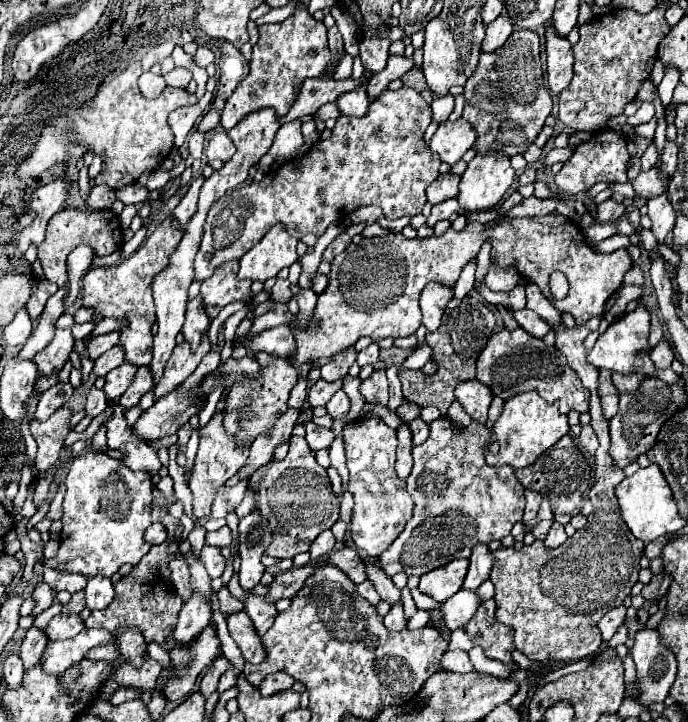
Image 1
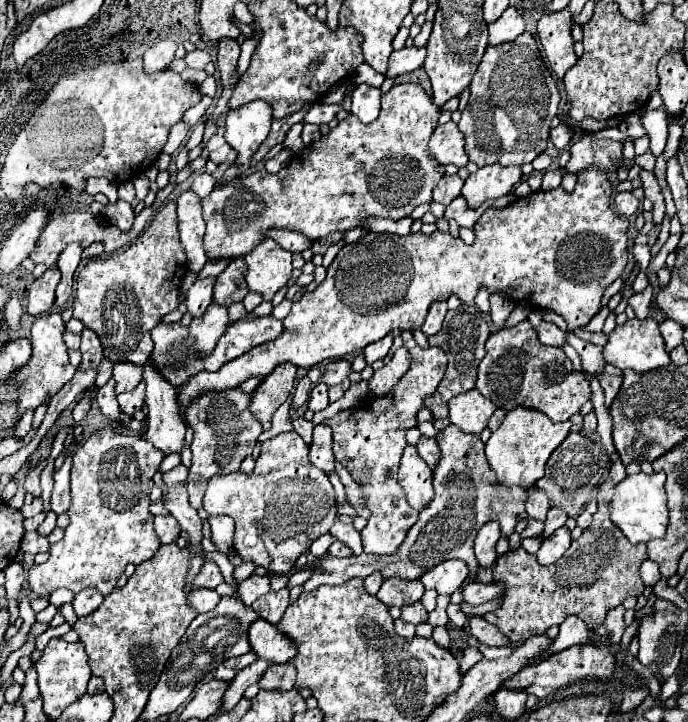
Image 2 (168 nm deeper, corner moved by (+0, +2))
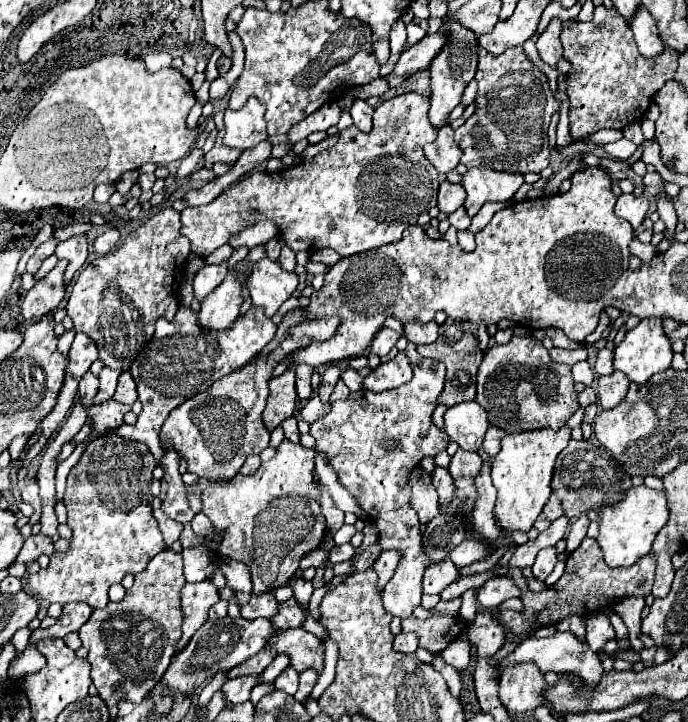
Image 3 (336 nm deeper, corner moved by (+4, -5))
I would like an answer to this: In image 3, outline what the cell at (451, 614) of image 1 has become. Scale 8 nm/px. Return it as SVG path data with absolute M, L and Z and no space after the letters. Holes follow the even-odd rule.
M498 576L498 578L492 578L488 580L478 592L478 602L484 606L484 608L498 608L502 602L506 602L508 598L520 598L520 588L514 584L512 578L506 578L506 576Z

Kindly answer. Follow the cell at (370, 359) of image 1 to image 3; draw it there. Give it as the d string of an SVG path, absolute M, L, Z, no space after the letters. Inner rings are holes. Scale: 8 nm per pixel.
M380 328L380 330L376 332L370 348L372 348L372 352L376 352L376 354L382 358L382 356L386 356L386 354L390 352L390 348L396 344L398 338L400 338L400 334L394 332L392 328Z

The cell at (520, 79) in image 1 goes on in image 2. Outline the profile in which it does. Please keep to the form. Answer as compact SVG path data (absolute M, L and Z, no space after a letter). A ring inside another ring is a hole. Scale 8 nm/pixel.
M524 31L514 41L488 45L468 89L470 89L470 99L462 111L458 129L466 137L466 153L472 163L476 163L478 167L484 167L490 163L500 163L502 167L524 165L524 163L532 163L532 159L546 149L550 121L558 111L560 93L556 87L556 81L550 77L550 71L546 69L540 57L536 39L530 31Z

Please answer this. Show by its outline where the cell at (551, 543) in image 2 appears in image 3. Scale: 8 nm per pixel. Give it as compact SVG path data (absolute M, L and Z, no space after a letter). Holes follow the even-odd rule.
M544 548L544 550L538 554L538 558L536 558L534 566L532 566L532 572L534 572L536 580L544 582L544 580L552 574L554 566L556 566L556 550L554 550L554 548Z

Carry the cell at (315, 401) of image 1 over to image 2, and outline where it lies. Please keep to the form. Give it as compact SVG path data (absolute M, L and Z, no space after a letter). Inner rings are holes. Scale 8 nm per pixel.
M320 381L320 383L316 383L312 387L310 401L308 401L308 409L320 411L320 409L326 409L326 407L328 407L328 385Z

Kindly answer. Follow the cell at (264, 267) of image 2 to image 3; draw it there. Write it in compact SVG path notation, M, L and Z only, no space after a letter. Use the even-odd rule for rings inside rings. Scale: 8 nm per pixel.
M270 258L258 260L248 278L252 304L264 306L268 318L272 318L278 312L278 308L294 294L296 286L298 276L294 272L282 270L280 264L272 262Z

